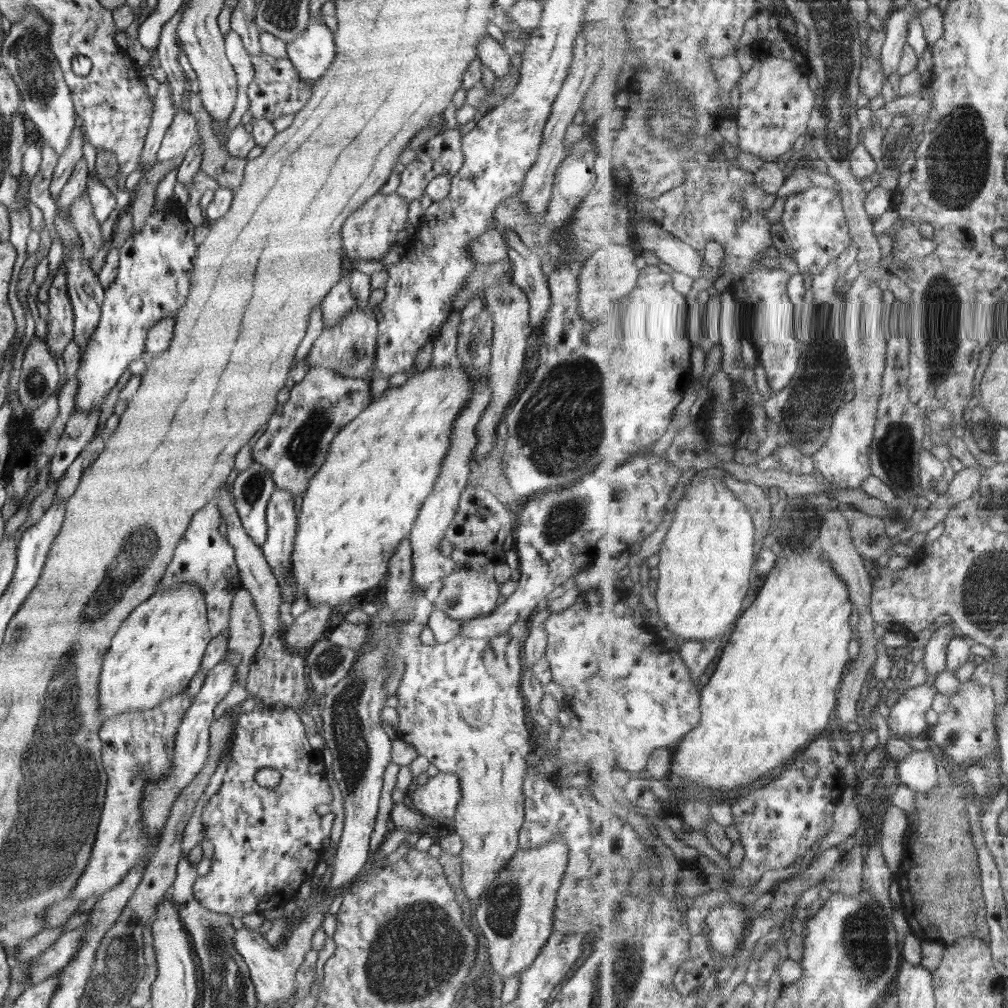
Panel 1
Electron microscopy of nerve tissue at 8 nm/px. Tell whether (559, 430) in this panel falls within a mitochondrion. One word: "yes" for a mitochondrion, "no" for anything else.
yes

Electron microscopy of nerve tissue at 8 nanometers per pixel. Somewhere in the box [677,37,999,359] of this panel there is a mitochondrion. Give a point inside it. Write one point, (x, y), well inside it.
(957, 148)

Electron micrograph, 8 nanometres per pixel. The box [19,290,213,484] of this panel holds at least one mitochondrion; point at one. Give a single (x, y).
(36, 385)

